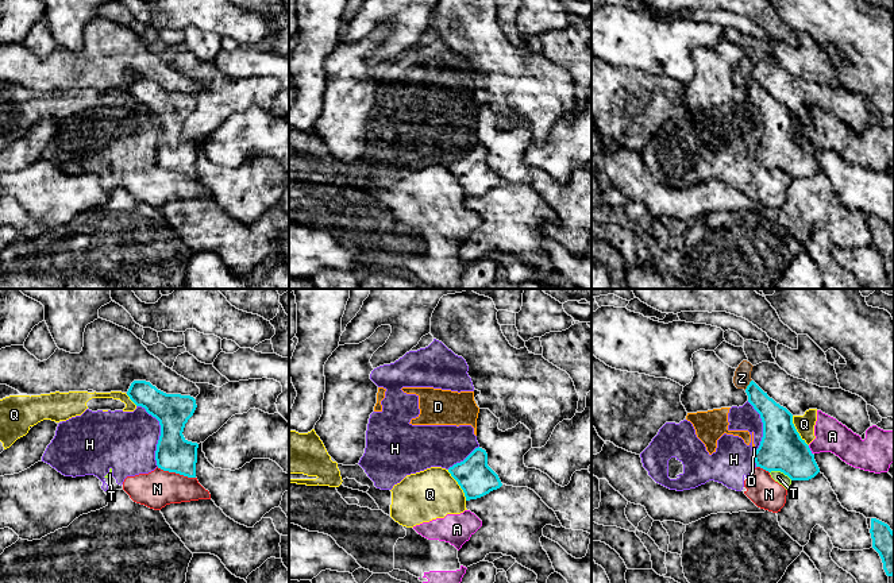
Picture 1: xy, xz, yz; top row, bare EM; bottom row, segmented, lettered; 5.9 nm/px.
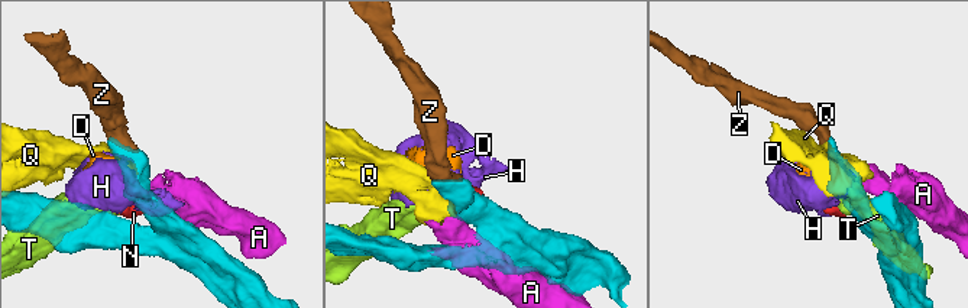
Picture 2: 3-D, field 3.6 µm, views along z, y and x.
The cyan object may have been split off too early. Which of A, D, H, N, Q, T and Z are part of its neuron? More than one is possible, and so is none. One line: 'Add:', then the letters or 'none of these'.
Add: Z

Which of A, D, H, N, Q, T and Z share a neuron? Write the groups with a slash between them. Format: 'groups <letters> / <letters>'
groups A Q / D H N T / Z

